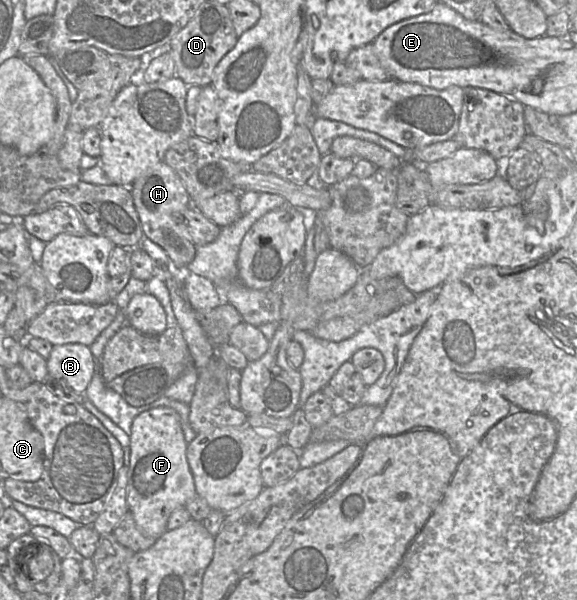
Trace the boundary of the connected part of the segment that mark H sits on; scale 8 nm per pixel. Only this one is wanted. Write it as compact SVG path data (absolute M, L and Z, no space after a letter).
M160 162L134 182L131 186L131 193L144 237L159 245L166 252L175 268L184 269L193 260L197 246L191 241L185 225L183 215L190 206L190 197L179 176L166 163Z

